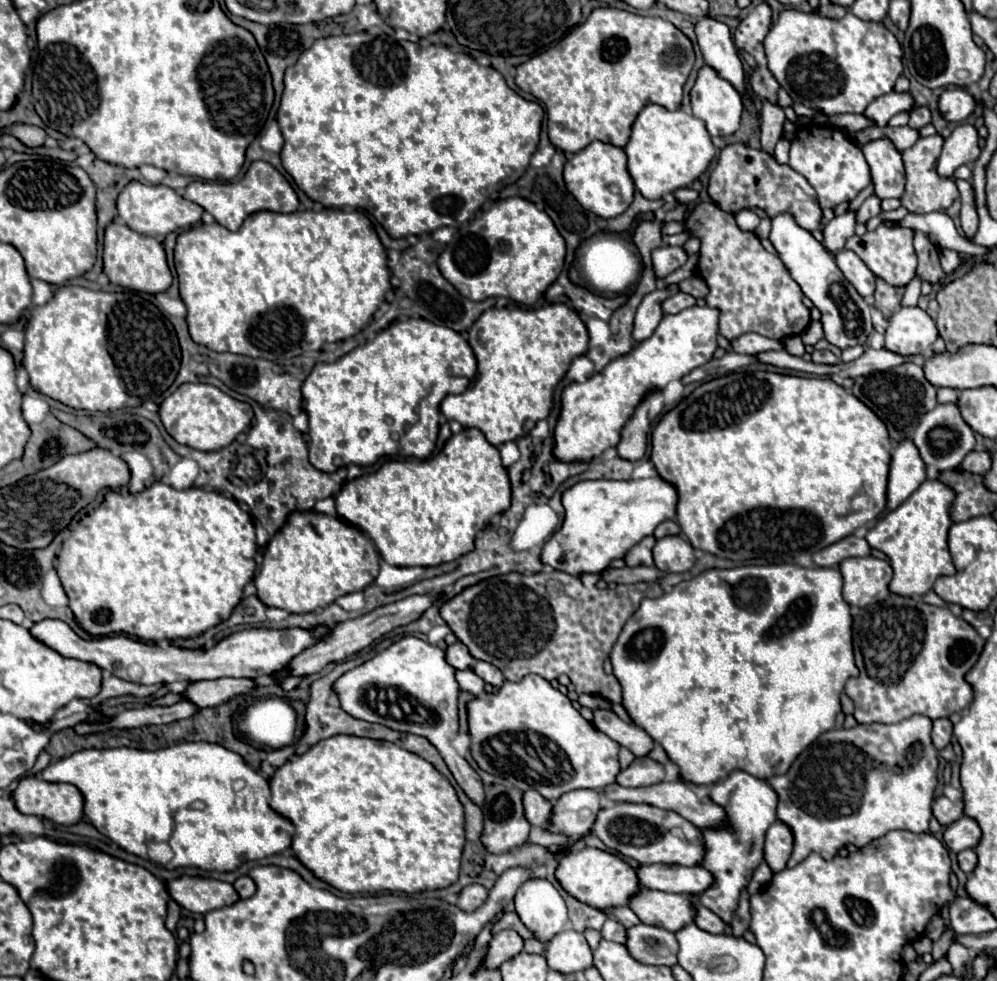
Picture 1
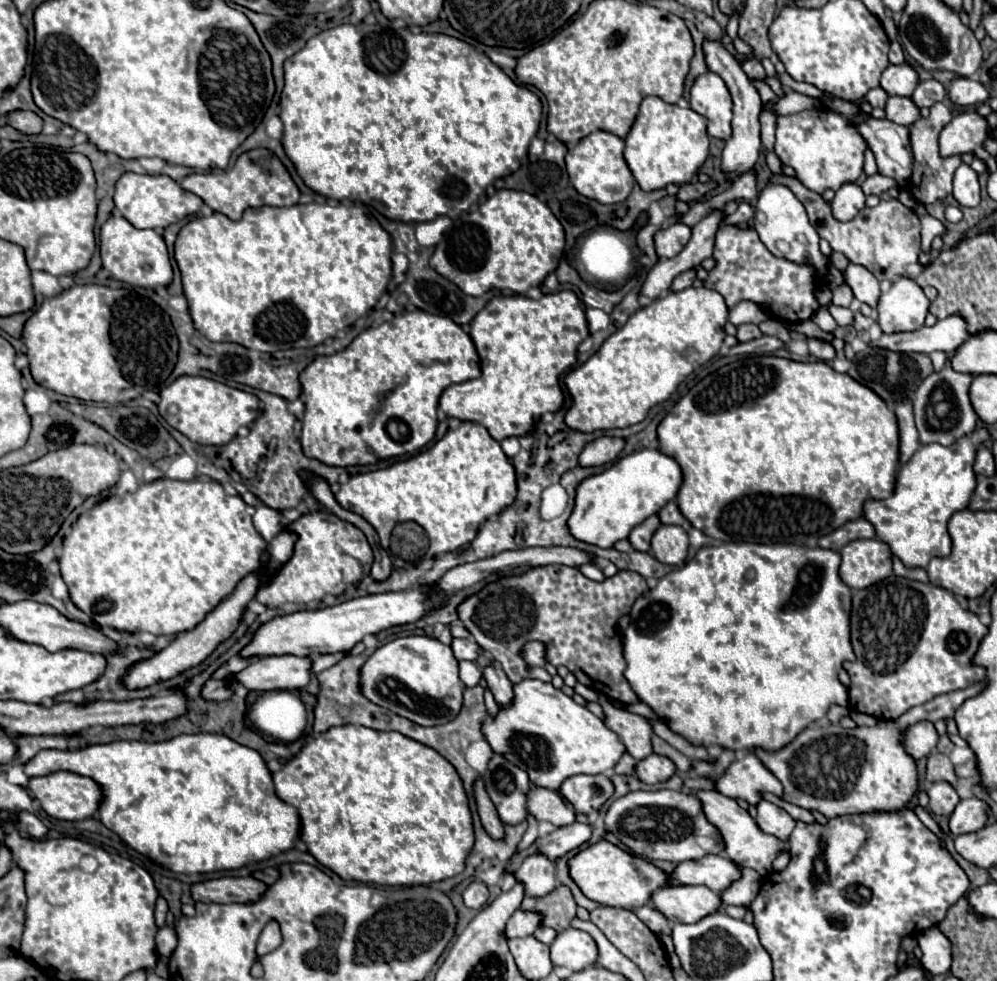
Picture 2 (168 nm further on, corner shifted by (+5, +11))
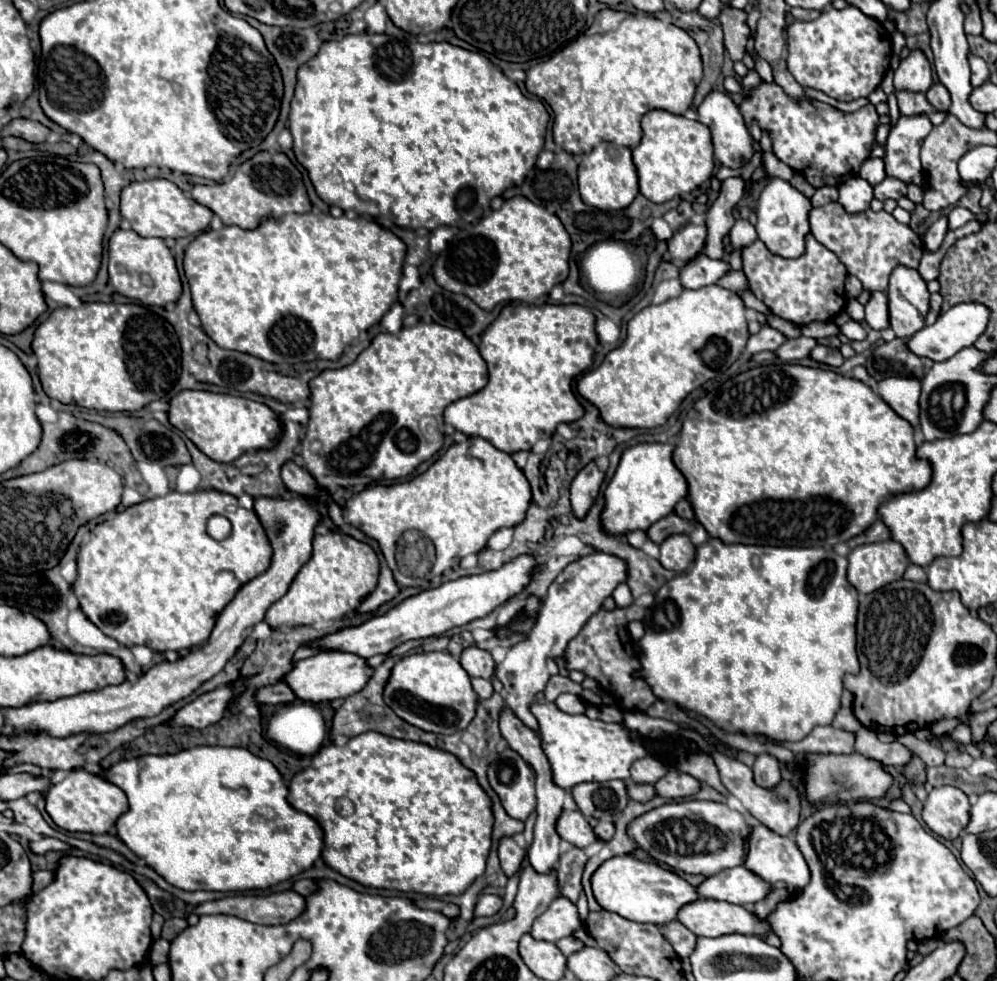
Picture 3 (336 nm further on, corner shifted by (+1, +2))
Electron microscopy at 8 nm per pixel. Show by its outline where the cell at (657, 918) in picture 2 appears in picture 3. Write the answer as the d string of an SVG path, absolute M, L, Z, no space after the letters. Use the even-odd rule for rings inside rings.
M673 920L669 924L661 924L661 934L667 938L667 942L671 942L673 950L681 956L681 958L687 958L697 942L697 936L687 930L679 920Z

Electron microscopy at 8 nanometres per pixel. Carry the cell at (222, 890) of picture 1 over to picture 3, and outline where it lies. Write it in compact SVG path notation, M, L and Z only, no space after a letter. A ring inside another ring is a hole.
M271 892L265 896L235 894L205 902L195 914L231 914L255 924L287 924L305 910L305 900L297 892Z

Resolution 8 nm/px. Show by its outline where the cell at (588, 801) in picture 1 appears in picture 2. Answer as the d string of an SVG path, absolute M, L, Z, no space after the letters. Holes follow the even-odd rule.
M573 775L563 781L561 793L573 803L575 811L589 815L615 793L615 787L607 775Z

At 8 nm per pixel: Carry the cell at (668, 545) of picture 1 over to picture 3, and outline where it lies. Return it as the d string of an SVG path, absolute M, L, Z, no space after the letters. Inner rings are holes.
M673 534L661 544L661 566L673 572L685 572L695 558L695 546L685 534Z

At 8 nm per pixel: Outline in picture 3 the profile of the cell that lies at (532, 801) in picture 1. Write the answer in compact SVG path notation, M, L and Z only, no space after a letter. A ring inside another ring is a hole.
M563 810L563 814L559 814L559 822L555 824L555 828L563 840L571 842L577 848L585 848L595 842L593 828L579 810Z

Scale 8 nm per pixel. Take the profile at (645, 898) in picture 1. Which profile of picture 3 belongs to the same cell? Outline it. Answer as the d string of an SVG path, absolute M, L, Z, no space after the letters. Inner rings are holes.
M697 898L681 906L677 920L685 924L695 936L711 936L711 938L733 932L761 936L771 930L769 924L765 920L755 918L749 908L707 898Z

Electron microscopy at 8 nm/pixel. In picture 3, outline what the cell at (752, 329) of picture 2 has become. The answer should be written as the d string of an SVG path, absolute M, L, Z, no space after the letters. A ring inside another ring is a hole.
M763 326L755 336L749 336L747 340L747 352L749 354L755 354L755 352L761 352L761 350L777 350L781 344L785 342L785 336L779 334L777 330L769 328L769 326Z

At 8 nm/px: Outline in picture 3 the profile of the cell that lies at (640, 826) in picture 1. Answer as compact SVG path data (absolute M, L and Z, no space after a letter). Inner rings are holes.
M683 800L653 808L627 826L627 836L657 862L683 874L713 876L725 868L741 866L747 854L747 820L721 802Z

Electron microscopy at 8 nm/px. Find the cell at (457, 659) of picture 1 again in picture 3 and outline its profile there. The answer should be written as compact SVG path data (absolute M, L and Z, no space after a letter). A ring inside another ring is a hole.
M469 646L461 654L461 666L469 676L477 678L491 678L495 672L495 662L487 650L481 650L477 646Z

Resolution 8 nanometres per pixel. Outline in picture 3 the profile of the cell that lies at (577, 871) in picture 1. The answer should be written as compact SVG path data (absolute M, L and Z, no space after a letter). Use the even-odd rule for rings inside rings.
M629 854L613 856L605 860L591 876L593 896L603 910L611 910L633 922L667 924L675 920L679 908L691 900L697 900L695 888L679 878L675 872L661 868L653 862L641 862Z

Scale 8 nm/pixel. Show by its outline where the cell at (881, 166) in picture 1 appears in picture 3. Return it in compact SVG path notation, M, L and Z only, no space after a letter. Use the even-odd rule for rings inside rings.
M901 116L891 128L885 142L885 172L905 184L919 186L923 182L919 148L933 124L927 116Z

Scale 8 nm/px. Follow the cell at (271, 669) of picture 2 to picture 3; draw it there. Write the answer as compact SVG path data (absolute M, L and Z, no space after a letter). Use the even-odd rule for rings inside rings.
M321 652L311 658L295 662L293 668L283 676L283 684L287 684L299 700L317 704L323 700L347 698L359 692L367 684L367 678L369 678L369 668L365 666L363 658L347 652Z

